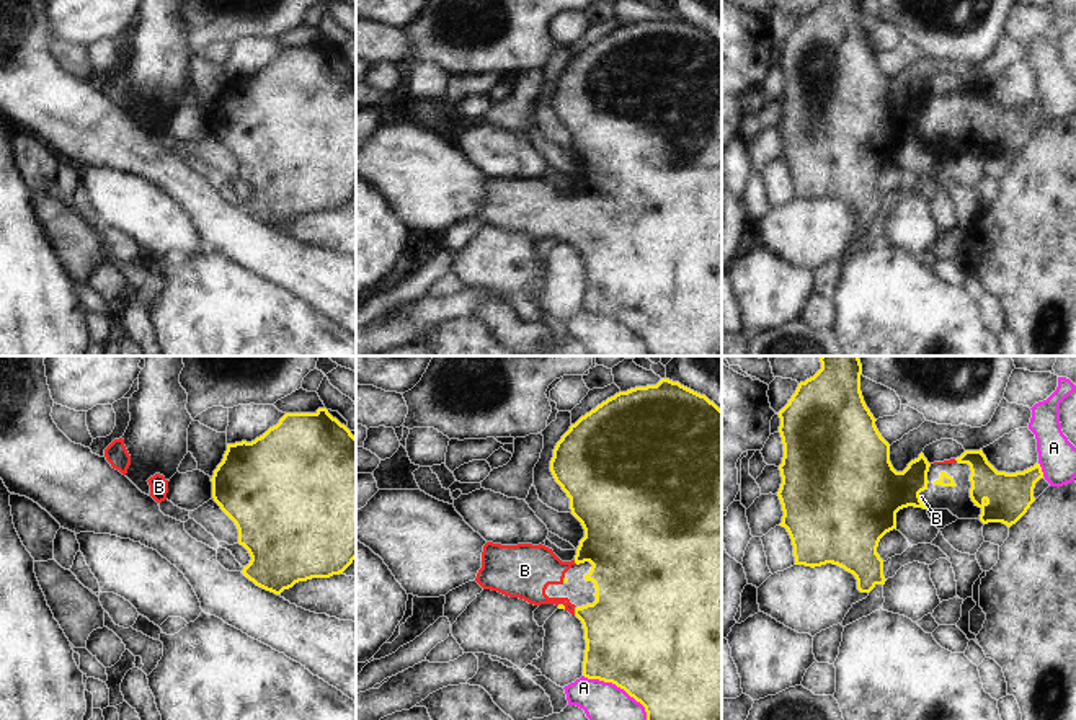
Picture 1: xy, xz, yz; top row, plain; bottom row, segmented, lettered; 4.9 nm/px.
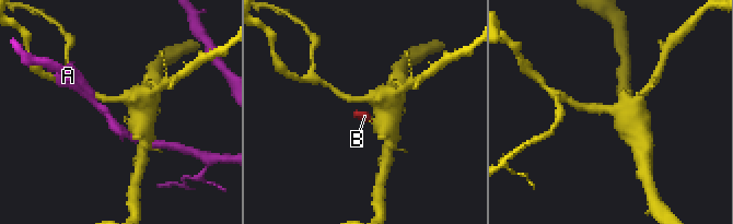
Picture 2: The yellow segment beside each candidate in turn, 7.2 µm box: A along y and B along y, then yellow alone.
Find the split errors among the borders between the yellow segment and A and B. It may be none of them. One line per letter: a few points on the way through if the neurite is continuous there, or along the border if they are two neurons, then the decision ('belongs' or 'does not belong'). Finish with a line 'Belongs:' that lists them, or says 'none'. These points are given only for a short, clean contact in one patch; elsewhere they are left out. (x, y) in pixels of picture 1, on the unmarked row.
A: does not belong
B: way xz (622, 262), (575, 245), (541, 227), (547, 203); belongs
Belongs: B

